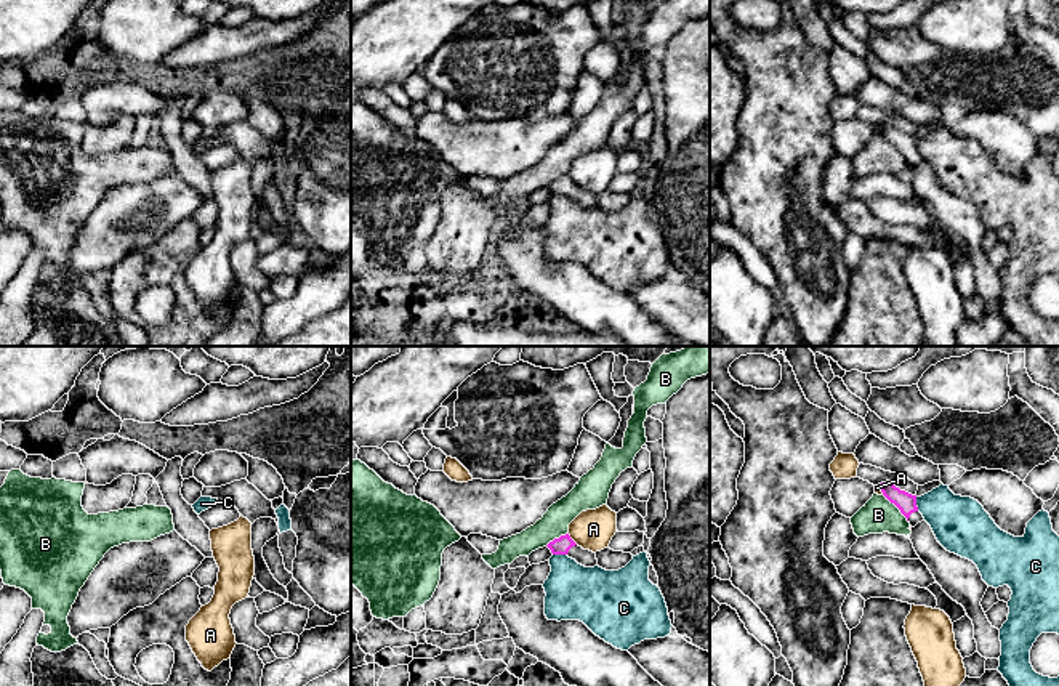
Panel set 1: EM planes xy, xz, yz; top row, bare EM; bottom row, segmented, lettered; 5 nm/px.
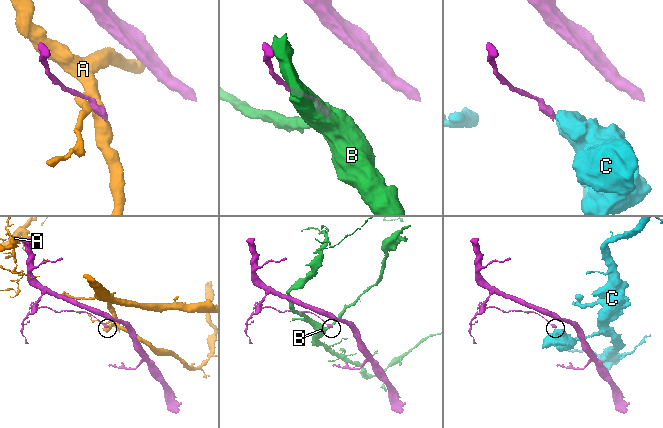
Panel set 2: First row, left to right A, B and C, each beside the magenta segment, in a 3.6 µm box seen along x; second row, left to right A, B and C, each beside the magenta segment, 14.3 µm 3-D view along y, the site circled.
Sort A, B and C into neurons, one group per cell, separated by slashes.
A / B / C

